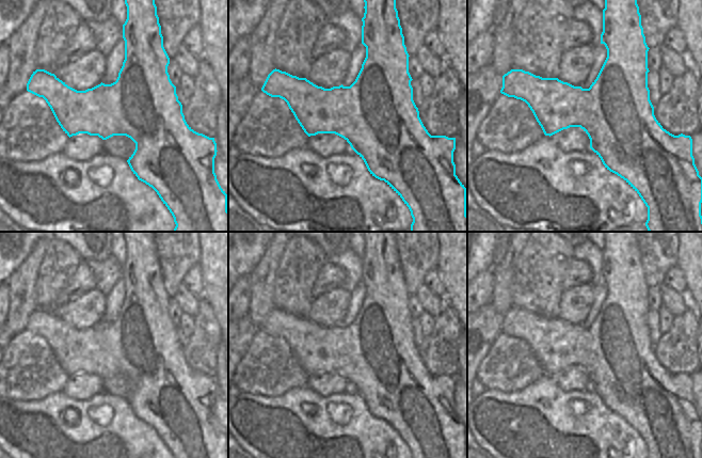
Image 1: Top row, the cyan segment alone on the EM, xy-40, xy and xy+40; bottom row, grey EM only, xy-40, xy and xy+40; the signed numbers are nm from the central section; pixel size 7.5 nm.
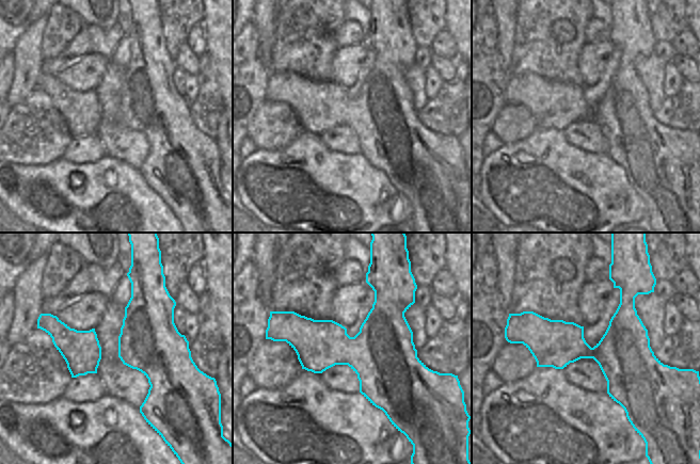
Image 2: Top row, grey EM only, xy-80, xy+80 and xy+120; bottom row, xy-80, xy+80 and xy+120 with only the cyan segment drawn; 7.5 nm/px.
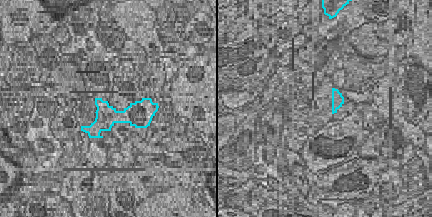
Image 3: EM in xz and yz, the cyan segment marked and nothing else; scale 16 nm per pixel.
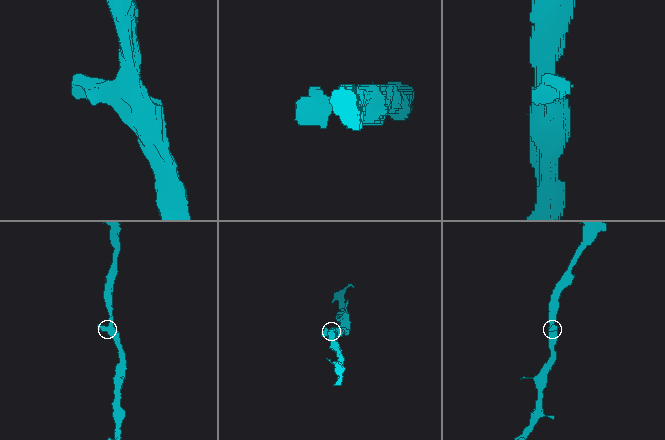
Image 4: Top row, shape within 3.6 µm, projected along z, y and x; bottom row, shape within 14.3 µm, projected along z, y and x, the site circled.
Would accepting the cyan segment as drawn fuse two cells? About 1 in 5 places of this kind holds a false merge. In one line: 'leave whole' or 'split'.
leave whole

